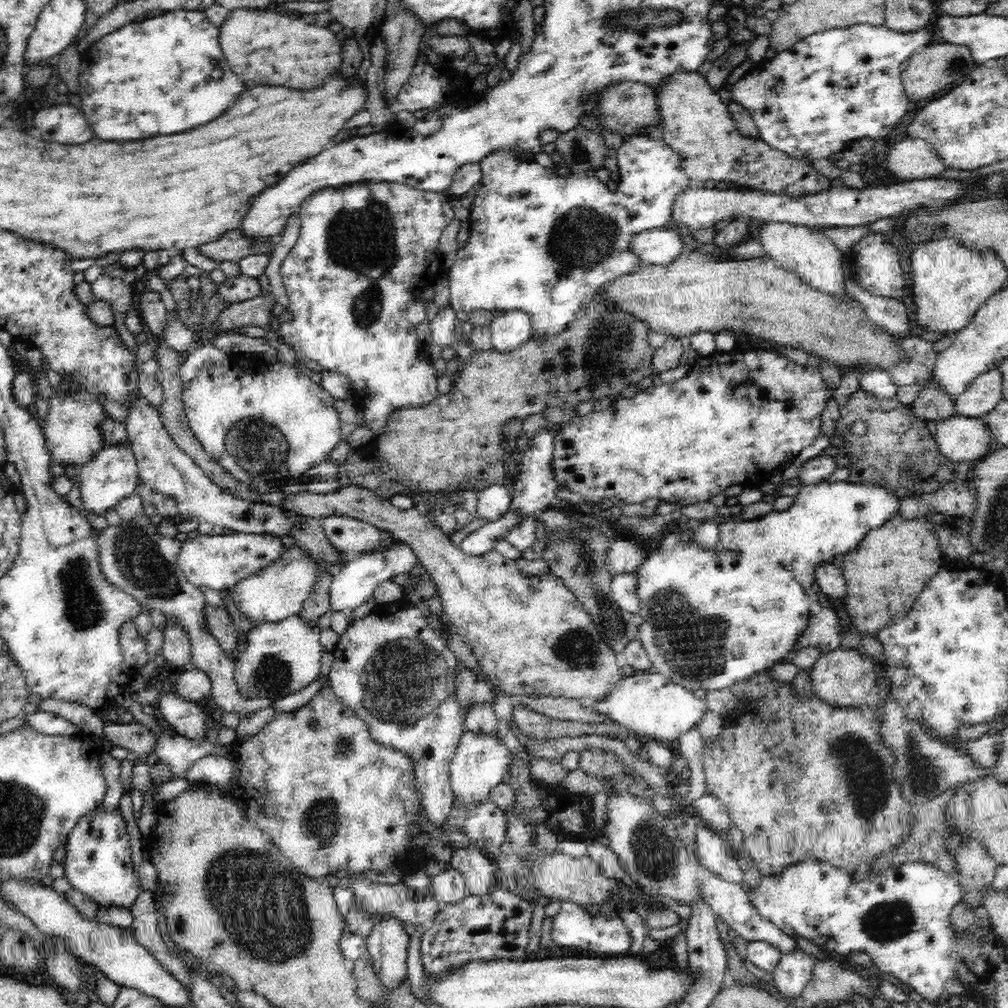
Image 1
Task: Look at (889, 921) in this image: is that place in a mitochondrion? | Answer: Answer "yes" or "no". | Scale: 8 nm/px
yes

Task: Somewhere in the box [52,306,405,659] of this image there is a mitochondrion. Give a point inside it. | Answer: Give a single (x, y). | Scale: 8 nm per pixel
(138, 559)

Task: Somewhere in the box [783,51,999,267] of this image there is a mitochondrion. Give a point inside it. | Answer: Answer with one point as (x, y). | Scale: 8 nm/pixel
(953, 69)

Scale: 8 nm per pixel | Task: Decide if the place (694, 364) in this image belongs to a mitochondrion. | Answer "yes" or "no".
no

